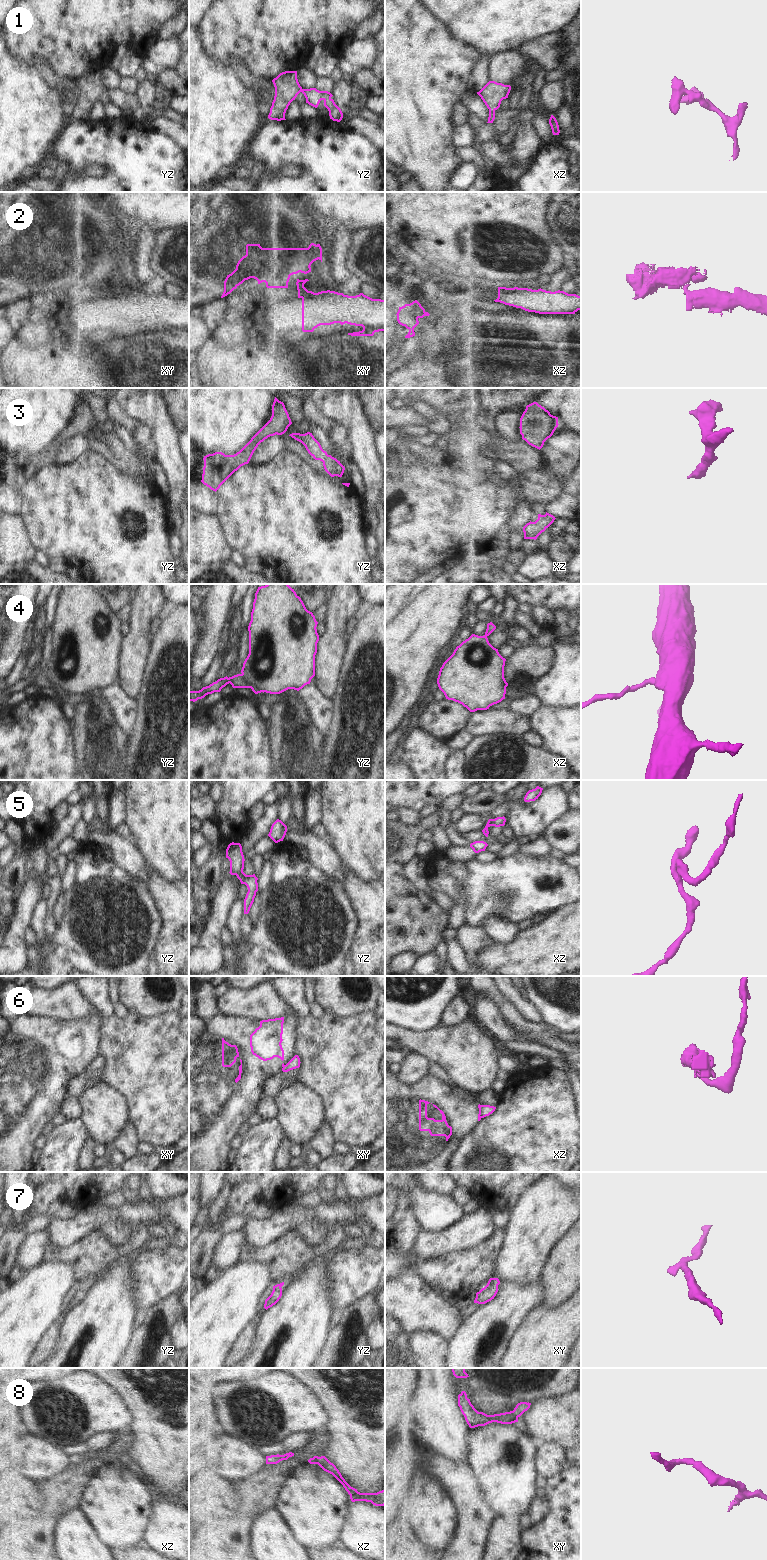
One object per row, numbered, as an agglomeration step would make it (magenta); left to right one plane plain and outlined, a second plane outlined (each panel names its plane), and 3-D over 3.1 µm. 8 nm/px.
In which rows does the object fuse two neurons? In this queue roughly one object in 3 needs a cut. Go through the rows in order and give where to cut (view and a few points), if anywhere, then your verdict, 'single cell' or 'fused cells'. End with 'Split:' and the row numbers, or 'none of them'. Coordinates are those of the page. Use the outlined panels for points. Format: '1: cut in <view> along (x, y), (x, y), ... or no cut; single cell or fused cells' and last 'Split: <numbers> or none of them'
1: no cut; single cell
2: cut in xy along (312, 292), (309, 296), (302, 298); fused cells
3: no cut; single cell
4: cut in yz along (240, 674), (250, 687); fused cells
5: no cut; single cell
6: cut in xz along (481, 1105), (479, 1109); fused cells
7: no cut; single cell
8: no cut; single cell
Split: 2, 4, 6

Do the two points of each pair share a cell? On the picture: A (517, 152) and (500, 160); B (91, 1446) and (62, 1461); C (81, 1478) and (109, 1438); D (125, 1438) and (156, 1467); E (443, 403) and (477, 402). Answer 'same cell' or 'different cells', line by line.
A: different cells
B: different cells
C: different cells
D: different cells
E: same cell

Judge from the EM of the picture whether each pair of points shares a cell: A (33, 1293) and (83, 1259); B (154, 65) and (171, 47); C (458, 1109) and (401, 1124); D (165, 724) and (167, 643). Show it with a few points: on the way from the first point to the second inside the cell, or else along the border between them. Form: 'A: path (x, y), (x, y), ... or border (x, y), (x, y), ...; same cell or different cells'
A: border (48, 1260), (68, 1262), (78, 1285); different cells
B: path (157, 61), (167, 51); same cell
C: path (444, 1123), (415, 1124); same cell
D: path (165, 704), (162, 683), (167, 678), (167, 663); same cell

